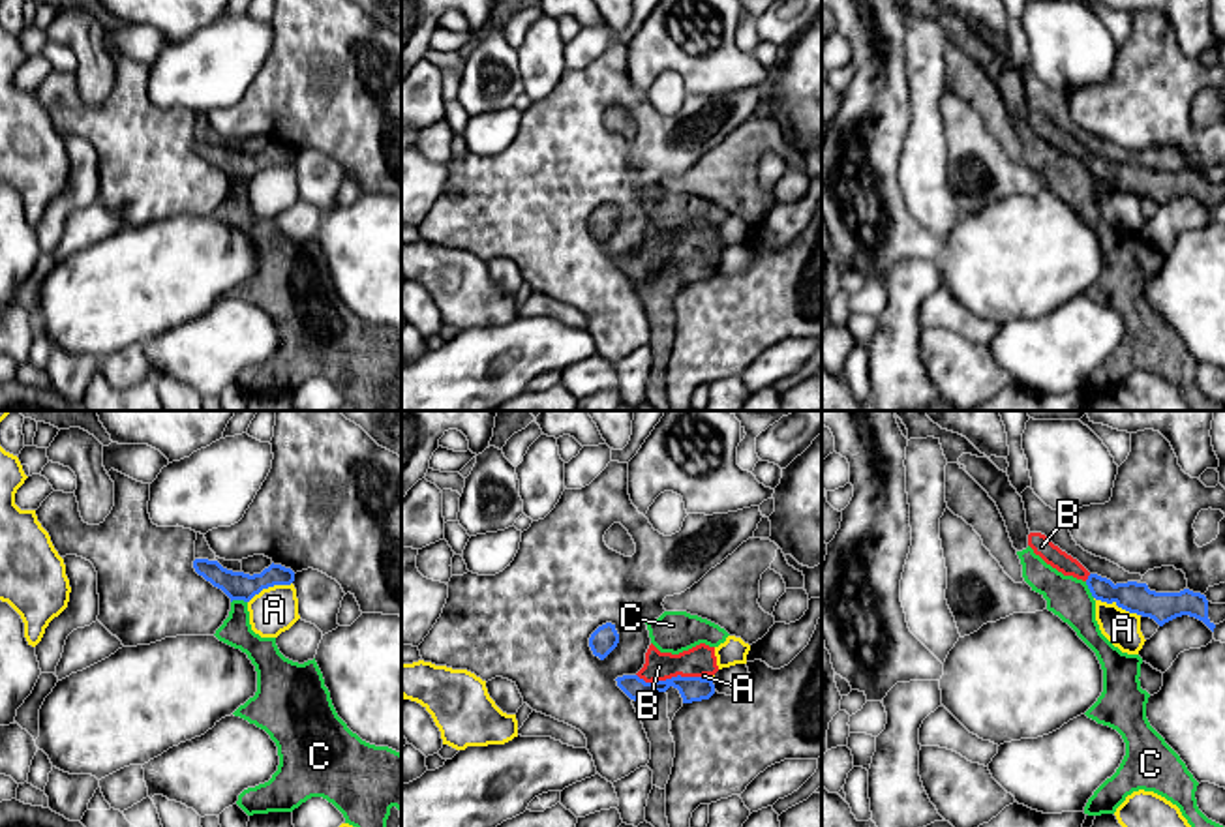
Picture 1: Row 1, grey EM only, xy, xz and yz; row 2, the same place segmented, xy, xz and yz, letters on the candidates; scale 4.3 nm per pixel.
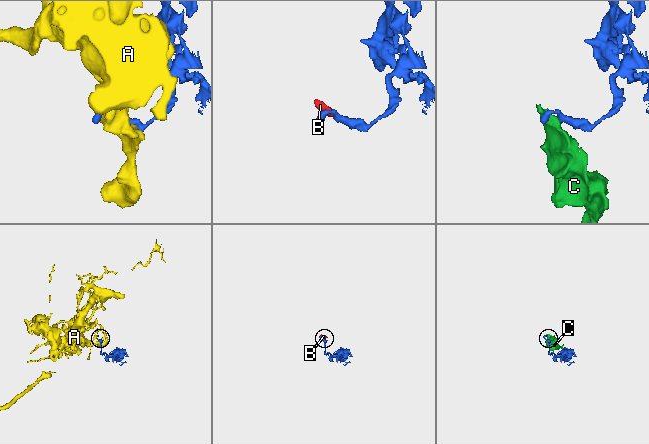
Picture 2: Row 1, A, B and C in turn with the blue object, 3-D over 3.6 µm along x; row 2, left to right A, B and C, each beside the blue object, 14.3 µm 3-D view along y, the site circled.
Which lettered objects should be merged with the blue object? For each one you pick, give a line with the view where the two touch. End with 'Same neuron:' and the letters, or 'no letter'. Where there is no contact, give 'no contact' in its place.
B: xz
Same neuron: B

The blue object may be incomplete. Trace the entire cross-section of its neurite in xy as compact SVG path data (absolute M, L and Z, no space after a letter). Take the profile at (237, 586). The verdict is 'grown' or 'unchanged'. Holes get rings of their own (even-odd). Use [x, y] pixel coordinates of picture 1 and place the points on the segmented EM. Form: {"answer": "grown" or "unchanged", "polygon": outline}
{"answer": "unchanged", "polygon": "M195 559L193 568L214 587L221 589L231 598L231 602L233 600L250 602L263 589L274 585L291 585L295 581L295 572L291 568L274 563L261 574L253 576L227 570L218 561L208 559Z"}

